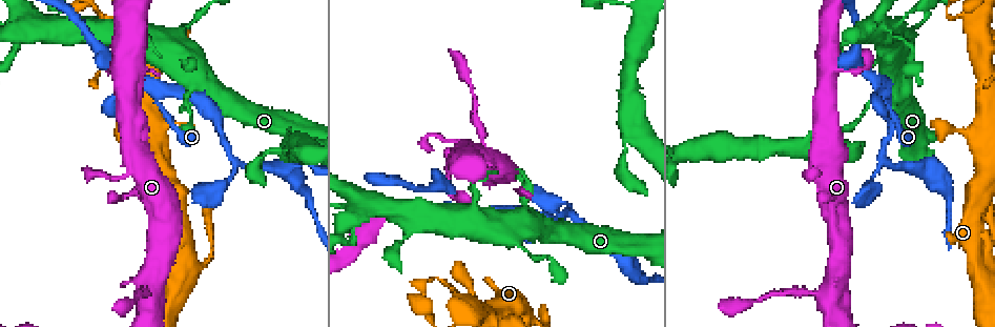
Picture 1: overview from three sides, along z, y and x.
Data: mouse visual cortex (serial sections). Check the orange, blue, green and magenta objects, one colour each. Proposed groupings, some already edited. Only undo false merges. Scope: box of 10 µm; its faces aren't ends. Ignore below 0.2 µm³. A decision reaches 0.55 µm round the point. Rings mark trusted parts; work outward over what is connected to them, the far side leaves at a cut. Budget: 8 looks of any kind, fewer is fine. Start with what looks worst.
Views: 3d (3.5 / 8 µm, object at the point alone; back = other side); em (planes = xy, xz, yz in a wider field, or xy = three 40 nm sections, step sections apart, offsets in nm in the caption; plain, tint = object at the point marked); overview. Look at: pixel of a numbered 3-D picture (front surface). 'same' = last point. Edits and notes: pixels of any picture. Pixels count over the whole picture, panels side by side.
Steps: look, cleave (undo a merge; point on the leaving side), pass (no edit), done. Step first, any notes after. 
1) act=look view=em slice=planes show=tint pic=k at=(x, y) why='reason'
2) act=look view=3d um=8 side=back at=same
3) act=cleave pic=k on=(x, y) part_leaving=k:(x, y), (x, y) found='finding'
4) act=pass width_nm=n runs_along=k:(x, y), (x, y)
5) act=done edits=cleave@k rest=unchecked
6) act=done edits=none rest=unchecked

act=look view=3d um=3.5 side=back pic=1 at=(154, 94) why='sudden change in width'

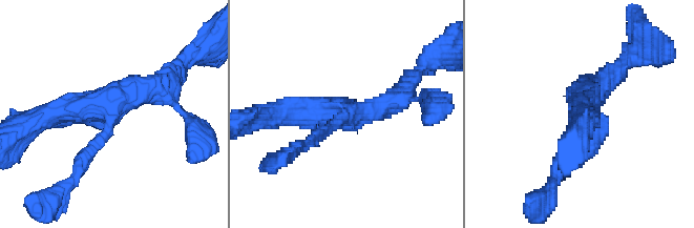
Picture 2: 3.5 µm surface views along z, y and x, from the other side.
act=look view=em slice=xy step=5 show=tint pic=2 at=(107, 115) why='shape alone is not enough'

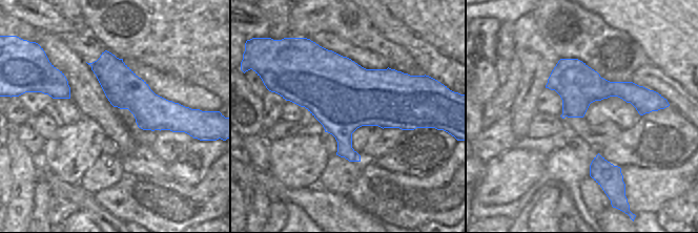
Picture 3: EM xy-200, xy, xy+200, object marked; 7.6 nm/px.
act=look view=em slice=xy step=1 show=tint at=same

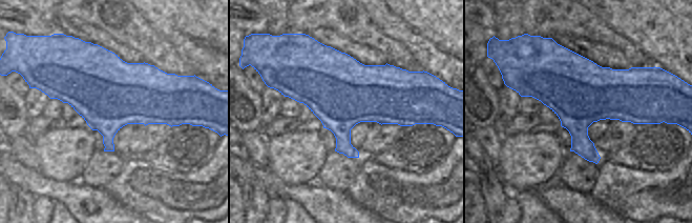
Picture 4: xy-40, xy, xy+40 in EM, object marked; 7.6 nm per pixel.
act=pass runs_along=2:(76, 172), (108, 117), (43, 117) found='continuous, no second cell'

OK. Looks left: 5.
act=look view=3d um=3.5 pic=1 at=(559, 201) why='sudden change in width'

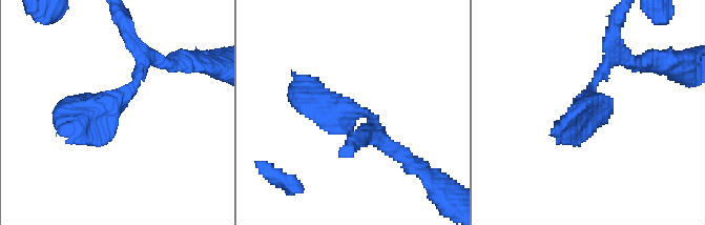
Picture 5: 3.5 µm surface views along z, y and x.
act=look view=em slice=xy step=3 show=tint pic=5 at=(355, 112)

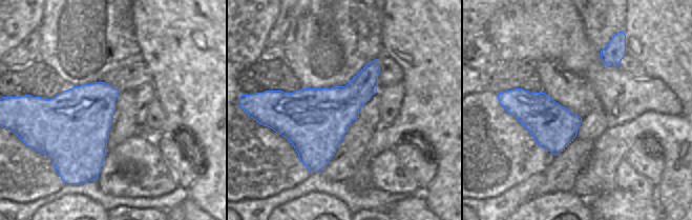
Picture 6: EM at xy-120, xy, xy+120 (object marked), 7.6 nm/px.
act=pass found='all the same cell'

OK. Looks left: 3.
act=look view=3d um=8 pic=1 at=(24, 19) why='four or more arms meet'

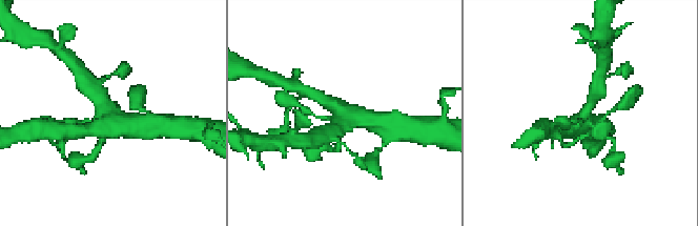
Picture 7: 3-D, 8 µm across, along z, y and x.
act=look view=em slice=xy step=2 show=tint at=same

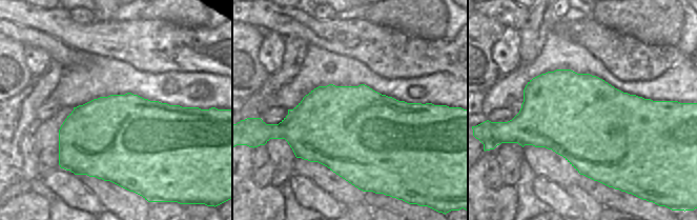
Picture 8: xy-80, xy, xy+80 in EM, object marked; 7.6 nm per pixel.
act=pass runs_along=7:(146, 126), (113, 122), (100, 101) found='all the same cell'

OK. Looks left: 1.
act=done edits=none rest=unchecked

